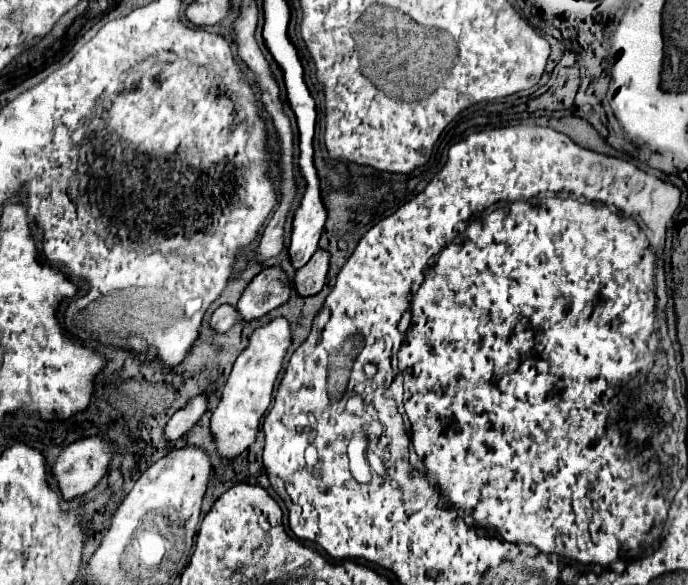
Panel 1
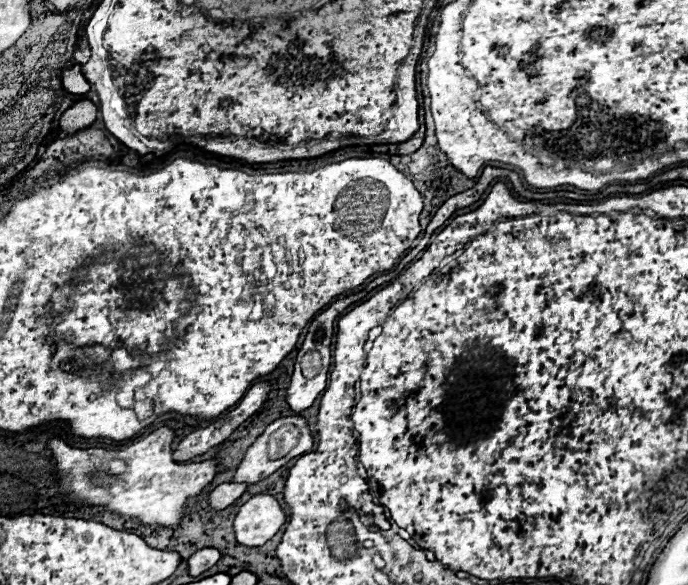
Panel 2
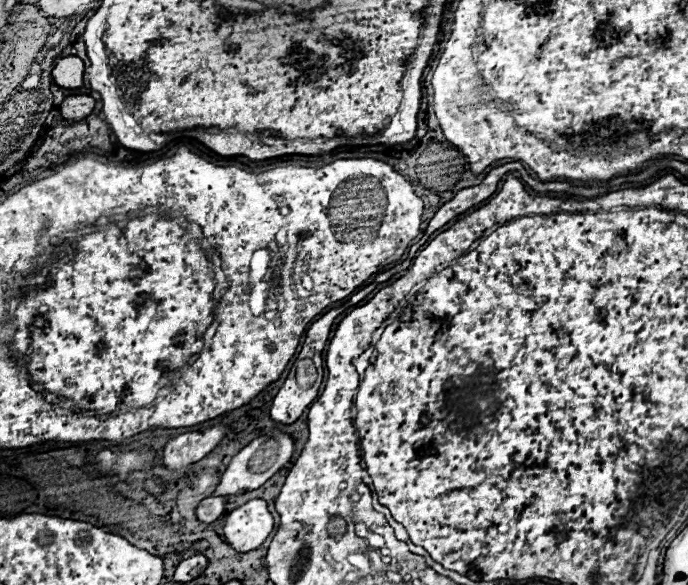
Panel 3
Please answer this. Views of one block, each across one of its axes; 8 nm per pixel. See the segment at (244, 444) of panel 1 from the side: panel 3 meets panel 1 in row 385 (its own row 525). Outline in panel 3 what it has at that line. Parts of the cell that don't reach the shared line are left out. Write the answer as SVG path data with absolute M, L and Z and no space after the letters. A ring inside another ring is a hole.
M254 498L228 514L224 536L234 550L250 552L262 546L272 530L274 518L268 512L268 504L262 498Z

